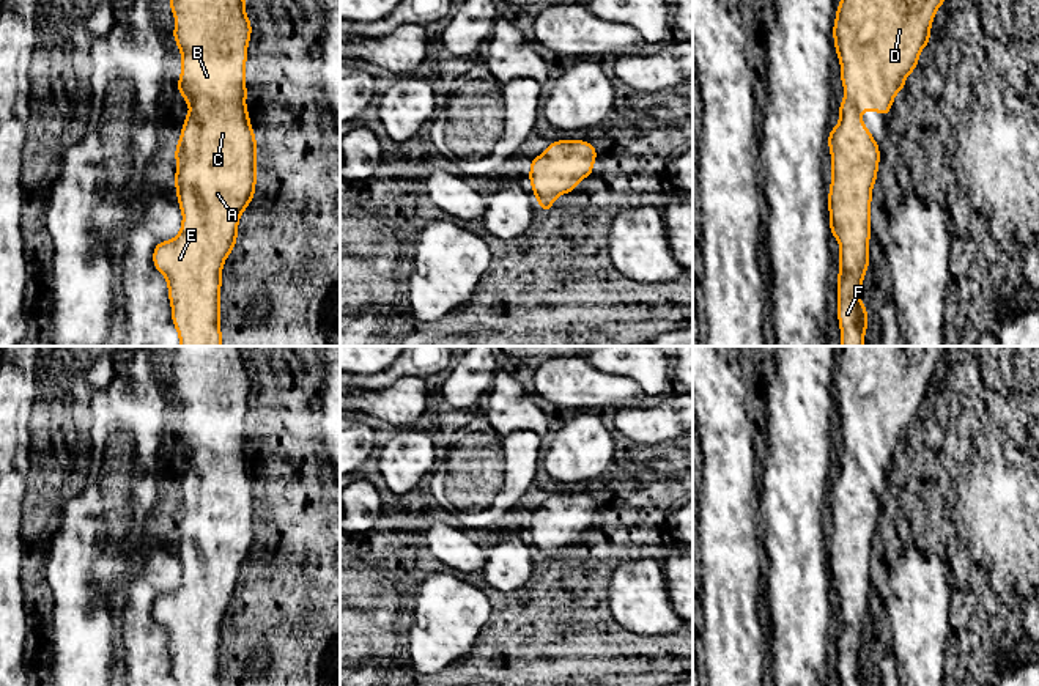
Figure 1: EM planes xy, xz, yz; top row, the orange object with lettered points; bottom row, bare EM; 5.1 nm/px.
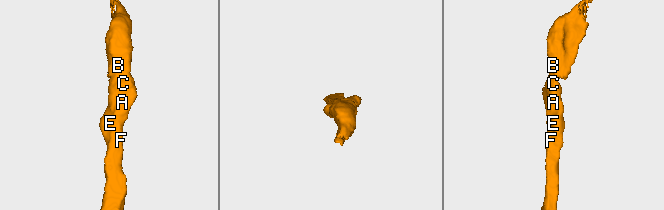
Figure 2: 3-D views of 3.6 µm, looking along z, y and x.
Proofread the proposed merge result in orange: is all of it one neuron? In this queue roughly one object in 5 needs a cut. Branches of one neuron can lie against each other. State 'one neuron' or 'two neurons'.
one neuron

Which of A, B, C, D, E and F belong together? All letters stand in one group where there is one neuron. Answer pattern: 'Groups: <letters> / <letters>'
Groups: A B C D E F

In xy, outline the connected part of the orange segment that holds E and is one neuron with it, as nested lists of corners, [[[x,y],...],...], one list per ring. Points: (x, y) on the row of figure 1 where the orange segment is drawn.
[[[168,0],[175,16],[172,38],[181,52],[181,76],[176,90],[190,107],[184,118],[179,143],[175,146],[176,173],[173,178],[176,198],[183,214],[176,238],[161,241],[153,250],[153,264],[165,277],[172,323],[179,346],[222,346],[220,288],[222,267],[236,247],[238,223],[255,197],[258,146],[246,107],[246,61],[252,36],[252,24],[246,16],[246,0]]]

